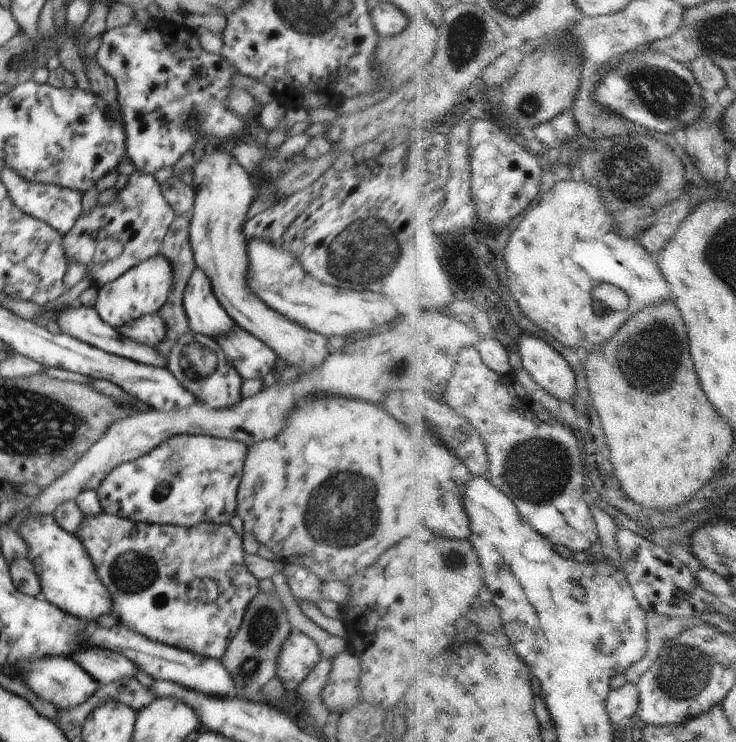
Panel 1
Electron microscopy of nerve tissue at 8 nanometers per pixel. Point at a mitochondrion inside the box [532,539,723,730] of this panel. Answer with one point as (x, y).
(686, 672)

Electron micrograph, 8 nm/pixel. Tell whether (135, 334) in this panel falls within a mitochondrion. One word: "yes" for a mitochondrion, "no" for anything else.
no

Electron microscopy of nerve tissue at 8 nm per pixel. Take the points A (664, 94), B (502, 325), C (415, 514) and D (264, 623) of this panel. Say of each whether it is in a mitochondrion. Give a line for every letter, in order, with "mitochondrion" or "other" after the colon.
A: mitochondrion
B: other
C: other
D: mitochondrion

